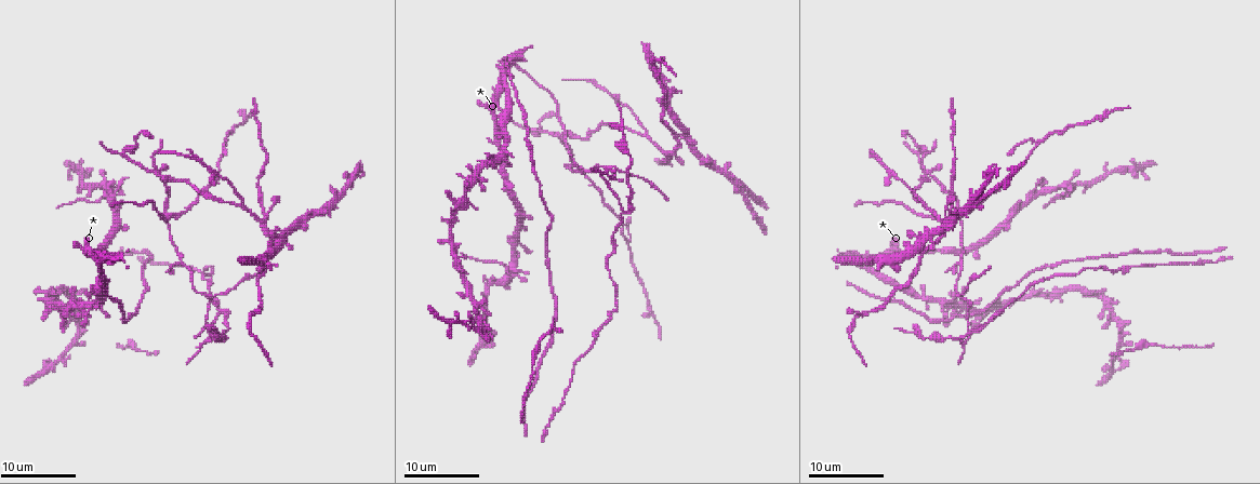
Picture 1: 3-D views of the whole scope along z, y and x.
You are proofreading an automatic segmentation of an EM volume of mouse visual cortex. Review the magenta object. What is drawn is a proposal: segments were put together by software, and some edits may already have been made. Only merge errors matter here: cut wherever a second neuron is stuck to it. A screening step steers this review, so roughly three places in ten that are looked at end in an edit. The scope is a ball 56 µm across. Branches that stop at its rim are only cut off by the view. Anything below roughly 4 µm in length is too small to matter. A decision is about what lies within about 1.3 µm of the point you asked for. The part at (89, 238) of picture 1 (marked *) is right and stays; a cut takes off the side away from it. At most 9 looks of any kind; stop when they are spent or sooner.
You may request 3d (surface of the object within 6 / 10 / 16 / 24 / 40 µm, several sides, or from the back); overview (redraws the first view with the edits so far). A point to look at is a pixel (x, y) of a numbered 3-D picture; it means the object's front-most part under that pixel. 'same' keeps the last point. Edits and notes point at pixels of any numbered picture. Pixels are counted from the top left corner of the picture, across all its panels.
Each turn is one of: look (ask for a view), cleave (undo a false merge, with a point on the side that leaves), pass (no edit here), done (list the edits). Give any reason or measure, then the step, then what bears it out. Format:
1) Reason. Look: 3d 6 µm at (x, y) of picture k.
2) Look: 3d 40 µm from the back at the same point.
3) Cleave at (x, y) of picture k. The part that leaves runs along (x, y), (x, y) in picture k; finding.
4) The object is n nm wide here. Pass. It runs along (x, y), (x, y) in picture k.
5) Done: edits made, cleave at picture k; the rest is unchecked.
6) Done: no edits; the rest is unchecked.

Looks like a crossing. Look: 3d 10 µm at (159, 176) of picture 1.

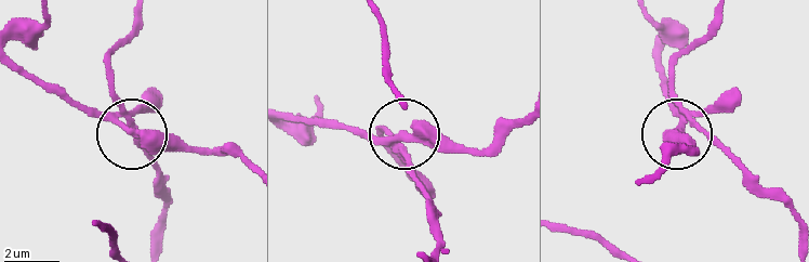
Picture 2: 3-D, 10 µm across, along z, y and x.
Cleave at (113, 81) of picture 2. The part that leaves runs along (129, 117), (157, 173), (163, 208), (157, 250) in picture 2; two neurons meet here.

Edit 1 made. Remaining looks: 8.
Look: overview.

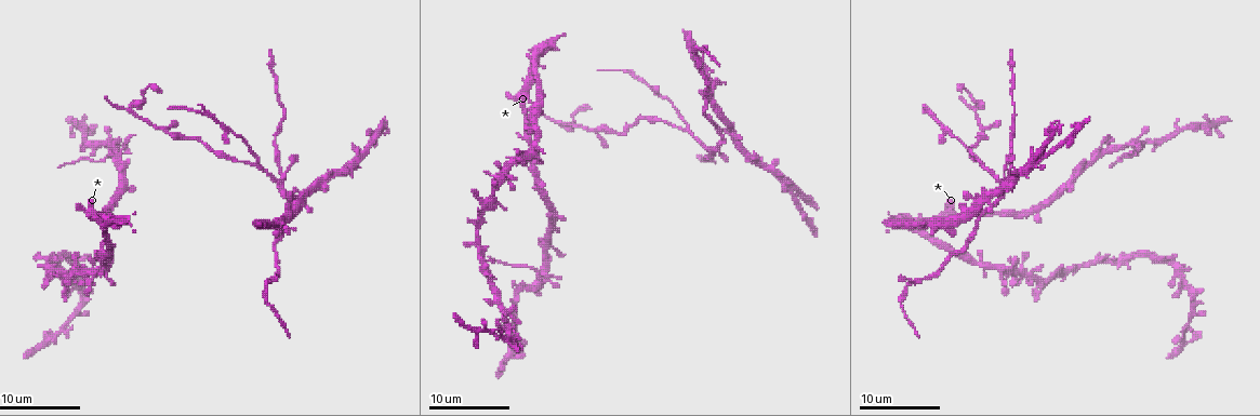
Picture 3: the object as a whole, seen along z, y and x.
Branch point. Look: 3d 16 µm at (259, 163) of picture 3.

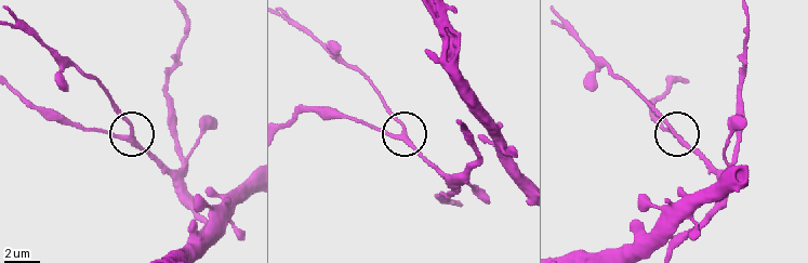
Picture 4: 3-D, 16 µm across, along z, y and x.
The object is 250 nm wide here. Pass. One neuron here.

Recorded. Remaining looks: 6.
Four or more arms meet. Look: 3d 10 µm at (282, 182) of picture 3.

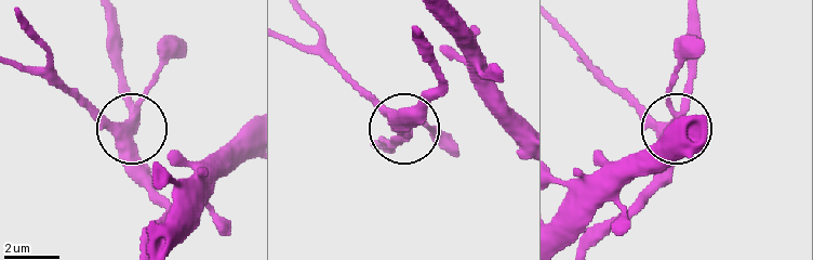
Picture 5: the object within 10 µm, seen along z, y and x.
4 arms meet here. Pass. It runs along (15, 65), (43, 67), (132, 124), (120, 39) in picture 5; all the same neuron.

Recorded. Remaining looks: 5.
Look: 3d 10 µm at (540, 283) of picture 3.

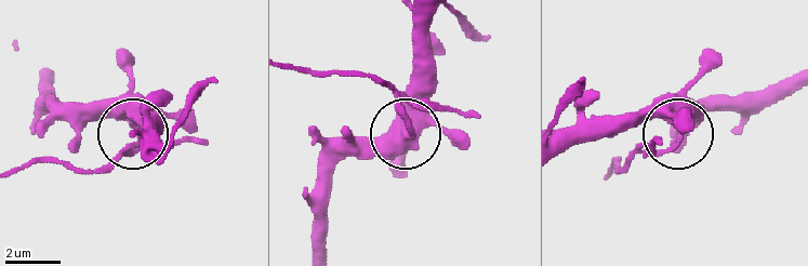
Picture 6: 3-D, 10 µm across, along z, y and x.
Closer look. Look: 3d 6 µm at (404, 138) of picture 6.

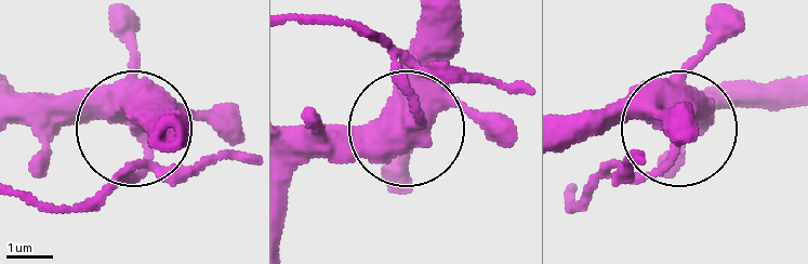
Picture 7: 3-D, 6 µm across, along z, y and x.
The object is 470 nm wide here. Cleave at (202, 169) of picture 7. A second neuron is stuck on.

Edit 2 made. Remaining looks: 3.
Done: edits made, cleave at picture 2, cleave at picture 7; the rest is unchecked.

